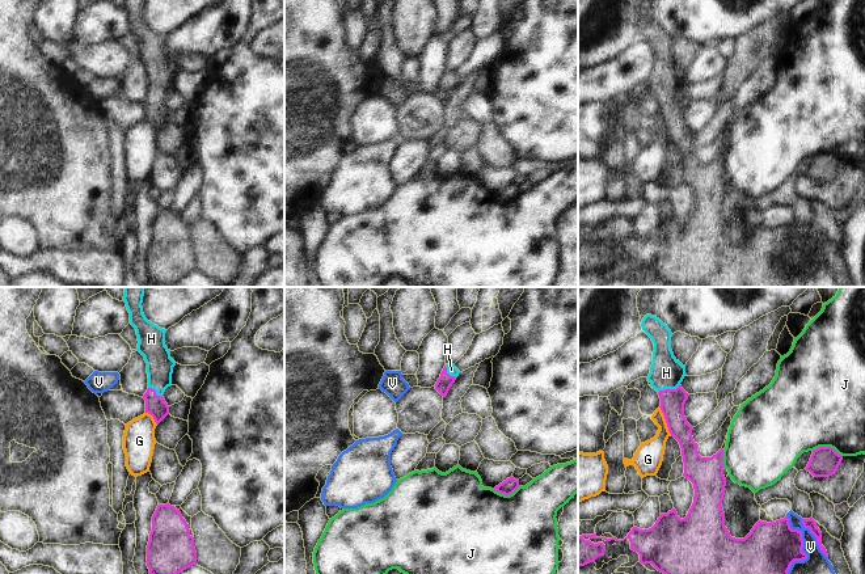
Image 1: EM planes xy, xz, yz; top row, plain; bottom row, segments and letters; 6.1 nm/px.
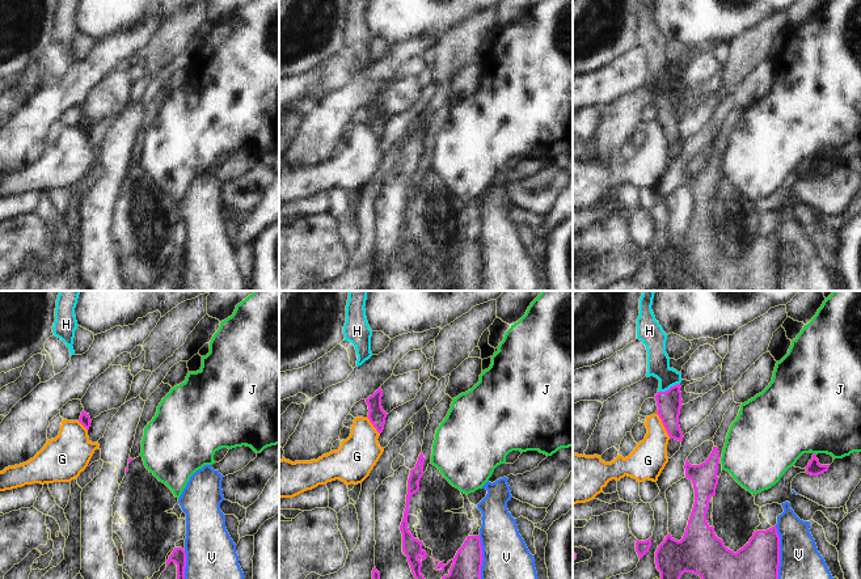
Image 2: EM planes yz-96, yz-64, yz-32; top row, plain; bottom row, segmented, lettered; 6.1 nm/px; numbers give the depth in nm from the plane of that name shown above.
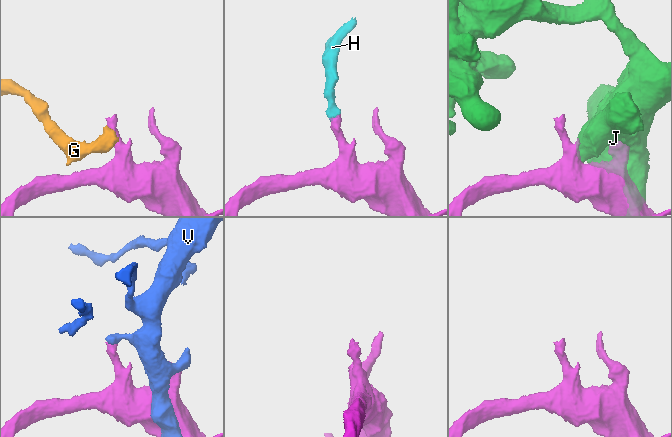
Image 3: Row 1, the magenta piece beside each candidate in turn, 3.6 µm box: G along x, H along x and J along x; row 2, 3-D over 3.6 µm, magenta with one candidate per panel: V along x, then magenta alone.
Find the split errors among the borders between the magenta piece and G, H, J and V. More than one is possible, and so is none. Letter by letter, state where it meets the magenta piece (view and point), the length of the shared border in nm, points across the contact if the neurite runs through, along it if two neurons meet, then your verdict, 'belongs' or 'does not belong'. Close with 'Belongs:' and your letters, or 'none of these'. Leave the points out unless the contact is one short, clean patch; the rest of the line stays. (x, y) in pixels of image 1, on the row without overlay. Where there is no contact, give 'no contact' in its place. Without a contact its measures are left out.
G: contact yz (666, 127); length 200 nm; border yz (659, 113), (671, 142); does not belong
H: contact yz (669, 96); length 140 nm; way yz (672, 108), (669, 96), (666, 79); belongs
J: contact yz (827, 153); length 190 nm; does not belong
V: contact yz (801, 256); length 400 nm; does not belong
Belongs: H

